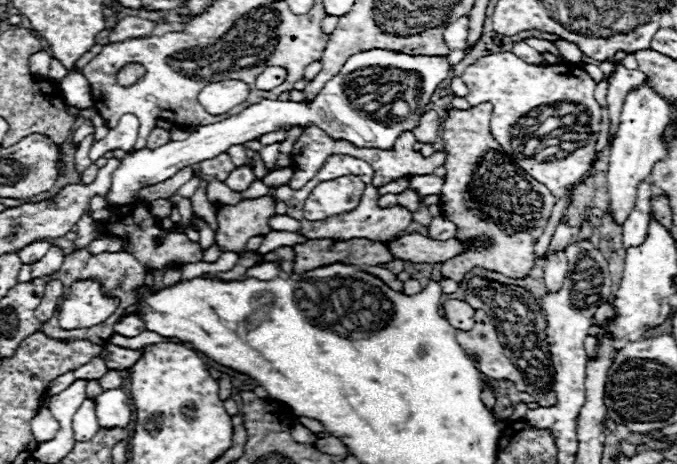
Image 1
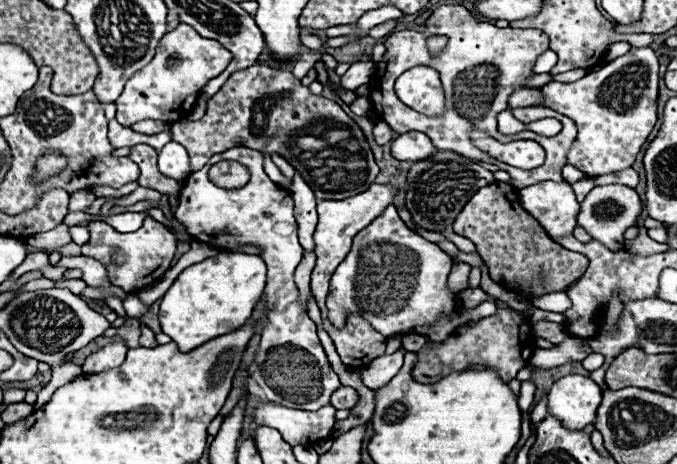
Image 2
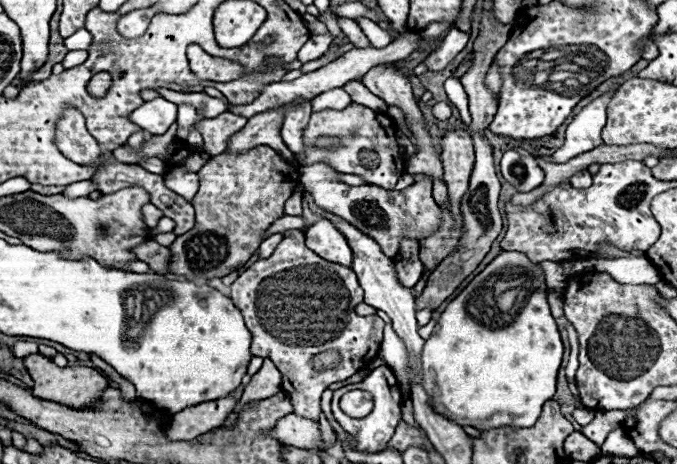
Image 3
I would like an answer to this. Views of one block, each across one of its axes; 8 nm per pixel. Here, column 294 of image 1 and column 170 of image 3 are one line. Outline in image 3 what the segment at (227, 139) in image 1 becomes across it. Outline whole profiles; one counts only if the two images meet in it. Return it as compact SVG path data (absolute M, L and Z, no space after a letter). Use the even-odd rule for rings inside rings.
M154 98L132 110L128 118L150 134L164 134L176 122L176 104L164 98Z

